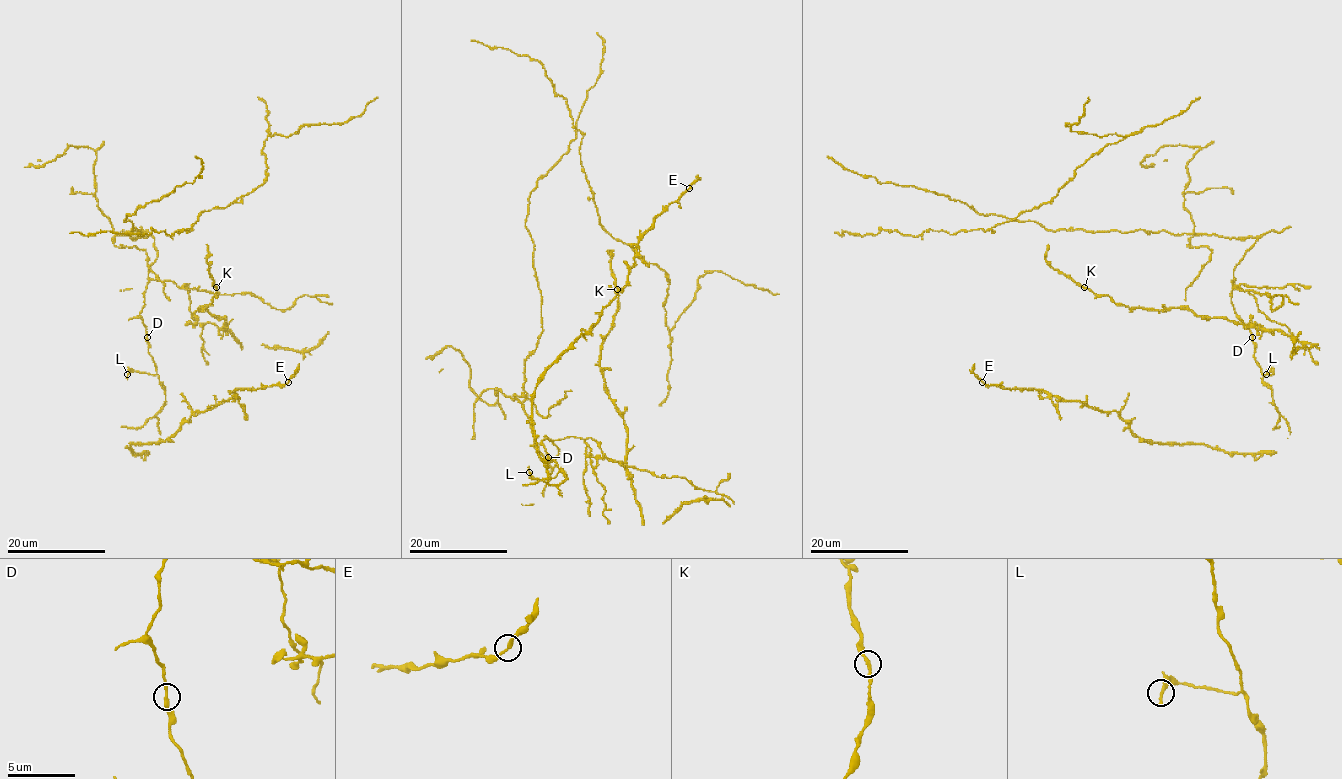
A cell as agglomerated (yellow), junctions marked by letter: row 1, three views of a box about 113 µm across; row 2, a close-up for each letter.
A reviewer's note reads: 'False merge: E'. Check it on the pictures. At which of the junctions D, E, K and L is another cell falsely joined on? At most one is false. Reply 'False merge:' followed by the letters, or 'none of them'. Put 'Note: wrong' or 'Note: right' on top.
Note: wrong
False merge: none of them

